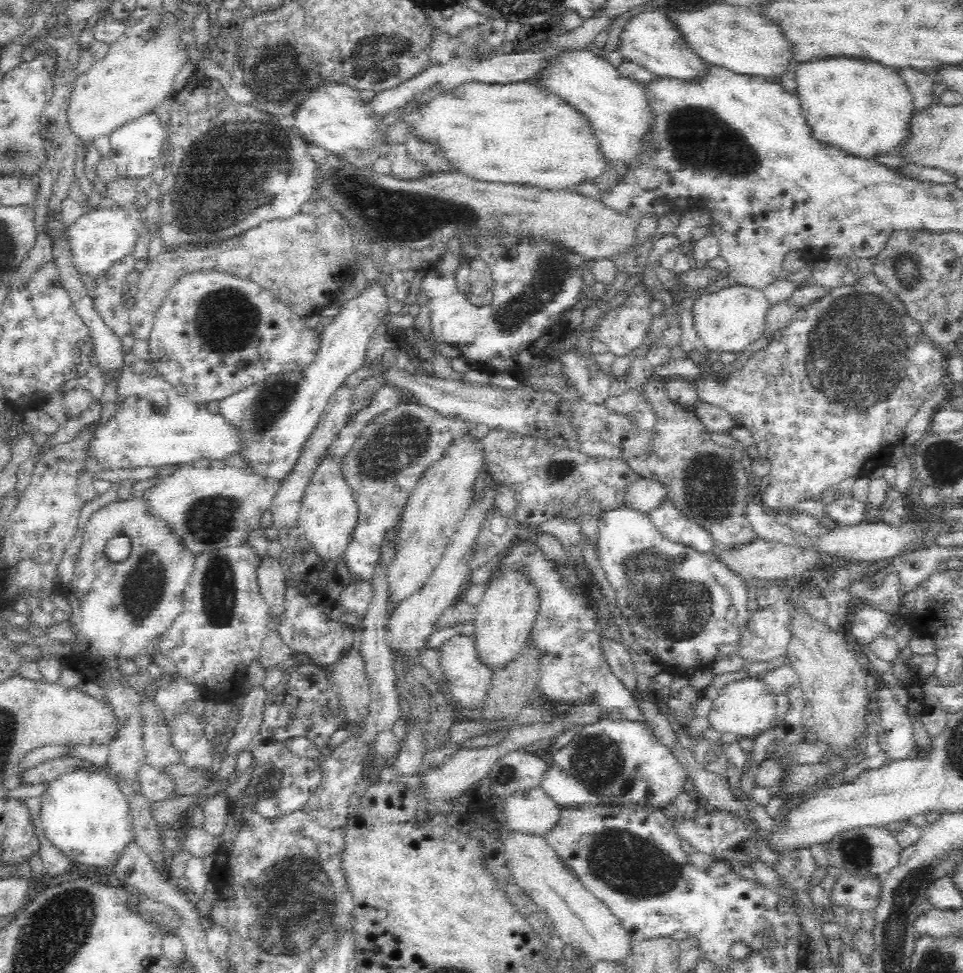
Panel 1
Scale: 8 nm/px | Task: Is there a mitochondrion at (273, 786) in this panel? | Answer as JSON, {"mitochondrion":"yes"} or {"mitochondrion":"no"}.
{"mitochondrion":"yes"}

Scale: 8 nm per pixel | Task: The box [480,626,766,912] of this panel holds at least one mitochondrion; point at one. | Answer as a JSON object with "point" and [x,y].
{"point":[629,864]}

